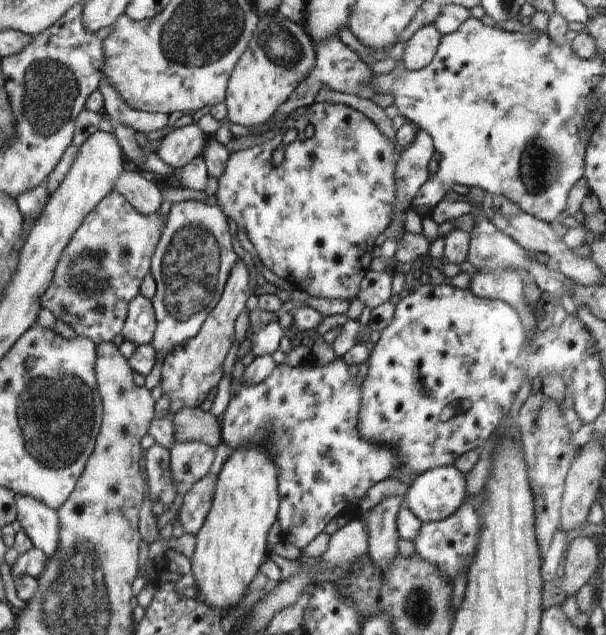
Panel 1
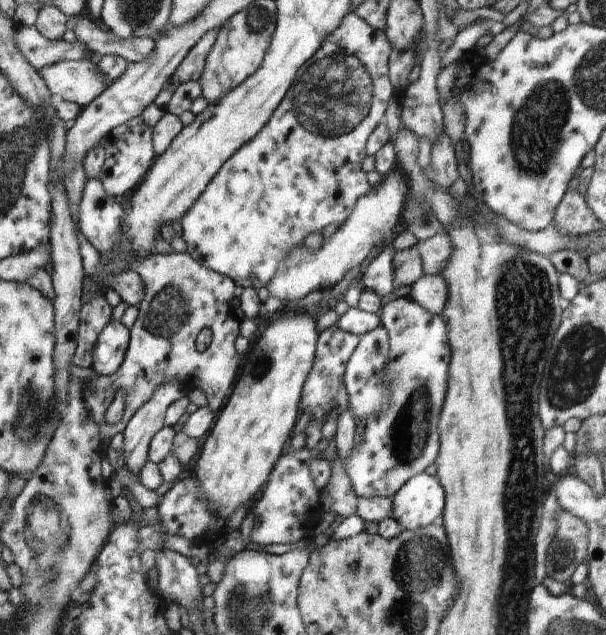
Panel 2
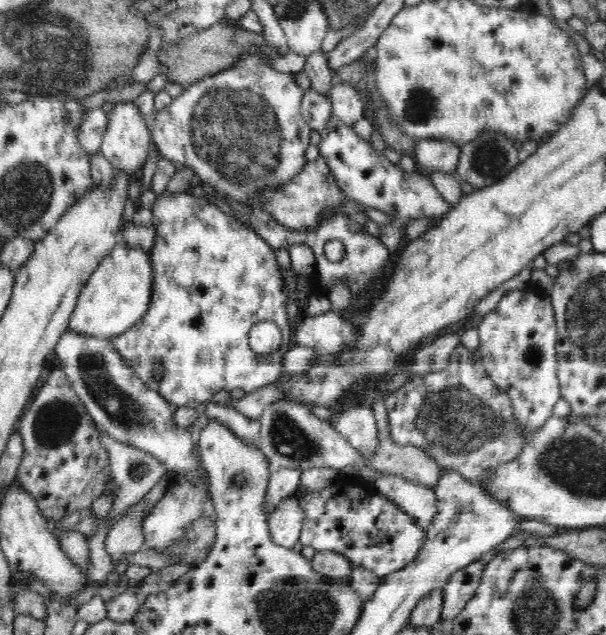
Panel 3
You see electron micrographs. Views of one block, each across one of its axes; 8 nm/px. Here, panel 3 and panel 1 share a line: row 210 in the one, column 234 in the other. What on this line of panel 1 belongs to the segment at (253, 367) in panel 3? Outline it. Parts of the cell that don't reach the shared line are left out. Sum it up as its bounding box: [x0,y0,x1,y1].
[216,101,396,302]

